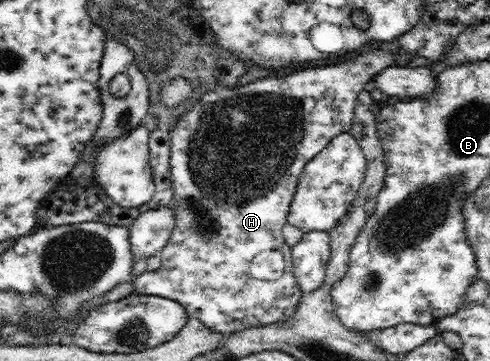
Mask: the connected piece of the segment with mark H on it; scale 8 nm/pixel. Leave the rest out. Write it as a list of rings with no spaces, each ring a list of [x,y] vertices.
[[[374,49],[340,64],[305,69],[296,67],[293,72],[264,73],[264,78],[254,80],[254,82],[244,84],[244,86],[236,86],[234,90],[226,88],[226,86],[218,86],[218,88],[206,92],[202,96],[202,100],[198,100],[196,106],[192,106],[192,110],[188,110],[186,114],[178,115],[178,118],[175,118],[172,130],[169,132],[171,136],[169,163],[174,195],[175,225],[168,244],[160,252],[161,265],[157,268],[148,268],[144,274],[133,277],[134,292],[175,300],[186,309],[189,317],[200,320],[210,330],[222,335],[238,333],[248,328],[284,323],[292,319],[304,293],[300,290],[293,273],[291,247],[283,237],[283,226],[287,223],[287,216],[300,175],[305,164],[312,160],[323,148],[326,148],[335,136],[350,132],[358,95],[371,84],[373,75],[382,72],[390,64],[394,64],[394,56],[392,56],[390,50]]]

